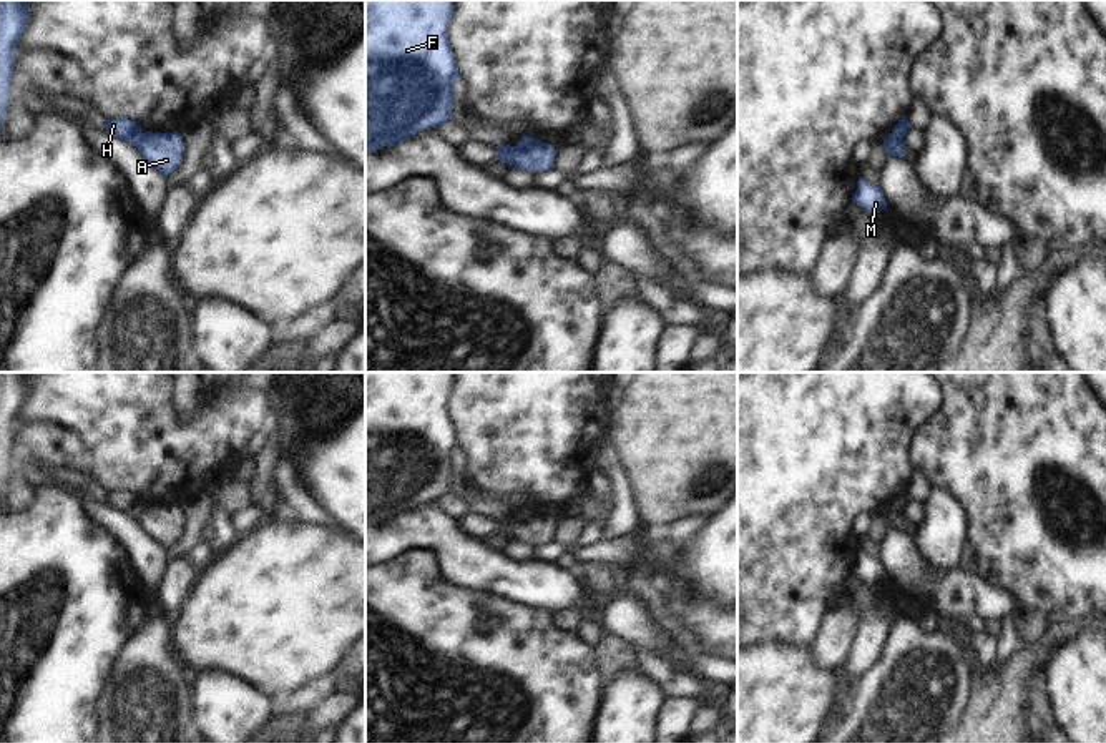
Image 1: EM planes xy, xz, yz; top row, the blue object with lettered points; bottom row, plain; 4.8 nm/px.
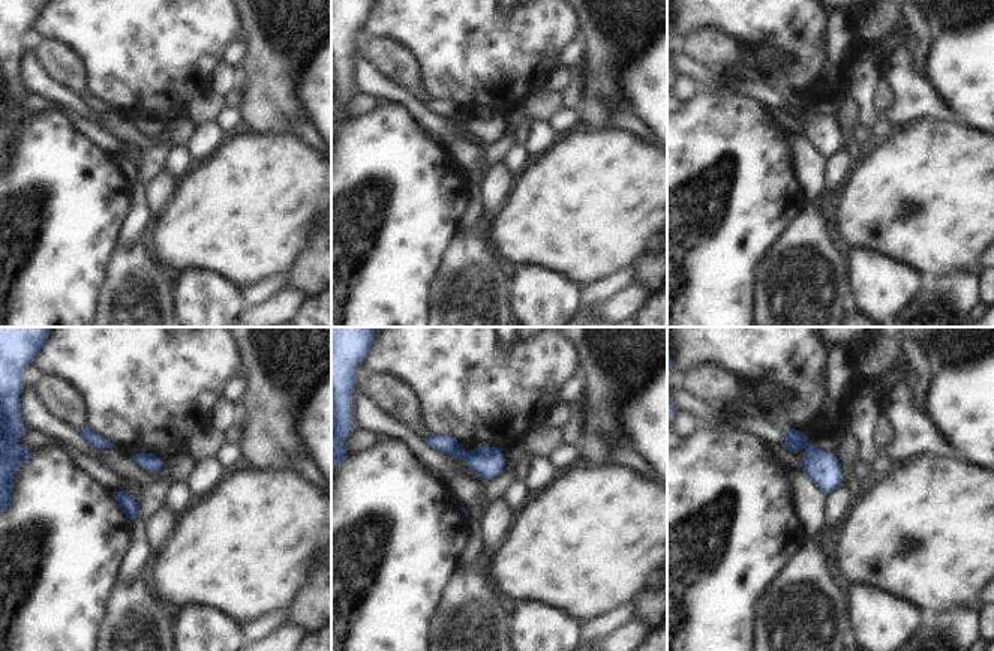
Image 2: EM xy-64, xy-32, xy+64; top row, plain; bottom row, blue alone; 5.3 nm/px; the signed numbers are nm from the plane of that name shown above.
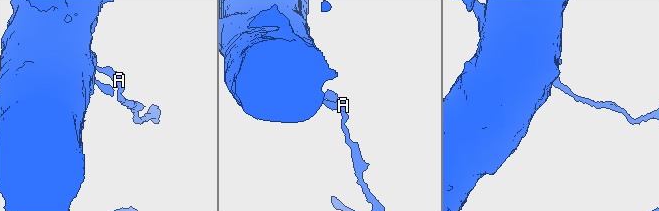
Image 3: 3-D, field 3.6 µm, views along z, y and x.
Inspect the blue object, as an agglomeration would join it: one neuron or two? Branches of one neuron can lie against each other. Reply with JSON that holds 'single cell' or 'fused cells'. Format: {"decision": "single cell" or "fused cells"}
{"decision": "fused cells"}

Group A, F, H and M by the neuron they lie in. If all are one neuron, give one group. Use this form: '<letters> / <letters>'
A / F H M

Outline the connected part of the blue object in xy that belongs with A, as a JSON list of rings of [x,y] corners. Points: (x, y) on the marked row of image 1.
[[[148,131],[136,148],[141,156],[164,175],[171,175],[179,168],[184,155],[181,133],[153,133]]]

